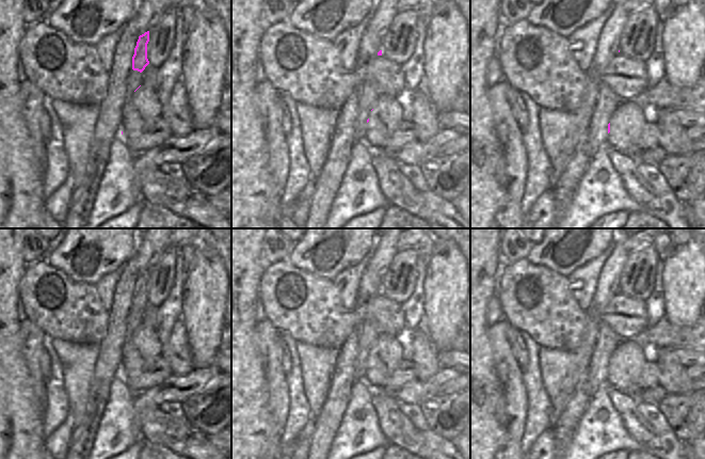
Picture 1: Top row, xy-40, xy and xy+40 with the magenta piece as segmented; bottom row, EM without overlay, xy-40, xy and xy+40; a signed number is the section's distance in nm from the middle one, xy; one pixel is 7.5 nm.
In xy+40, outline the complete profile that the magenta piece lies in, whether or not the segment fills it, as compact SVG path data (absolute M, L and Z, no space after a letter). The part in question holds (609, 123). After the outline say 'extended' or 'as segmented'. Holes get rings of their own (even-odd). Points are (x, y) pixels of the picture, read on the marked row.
M620 52L612 58L602 76L602 86L589 125L589 159L598 149L608 147L609 122L620 102L637 98L650 88L644 62Z | extended

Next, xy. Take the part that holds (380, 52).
M382 50L378 56L369 61L365 66L365 80L358 91L358 114L356 116L356 141L365 141L369 113L375 107L381 96L399 96L405 89L405 76L398 64L382 56Z | extended

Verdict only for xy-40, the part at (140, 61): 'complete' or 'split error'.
split error

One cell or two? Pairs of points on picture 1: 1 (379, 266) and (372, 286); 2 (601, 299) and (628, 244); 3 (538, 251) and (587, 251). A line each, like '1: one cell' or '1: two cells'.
1: one cell
2: two cells
3: one cell

